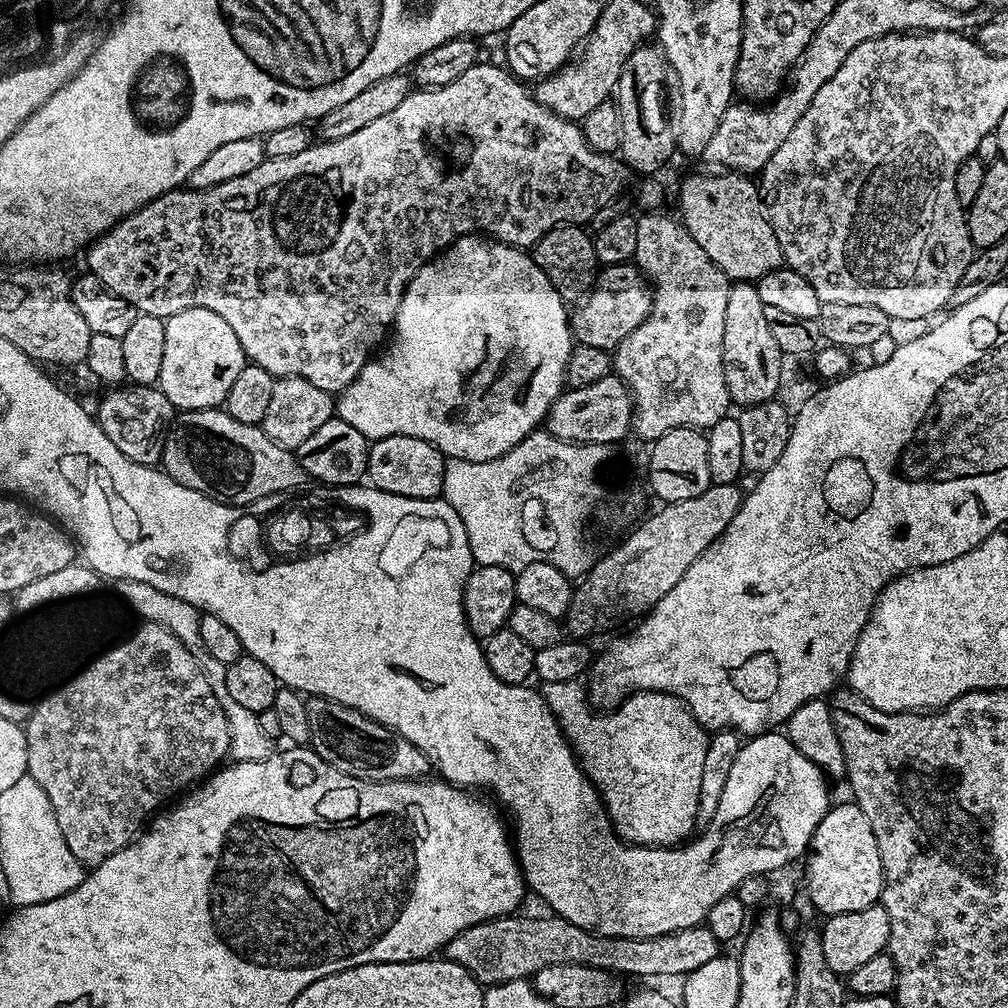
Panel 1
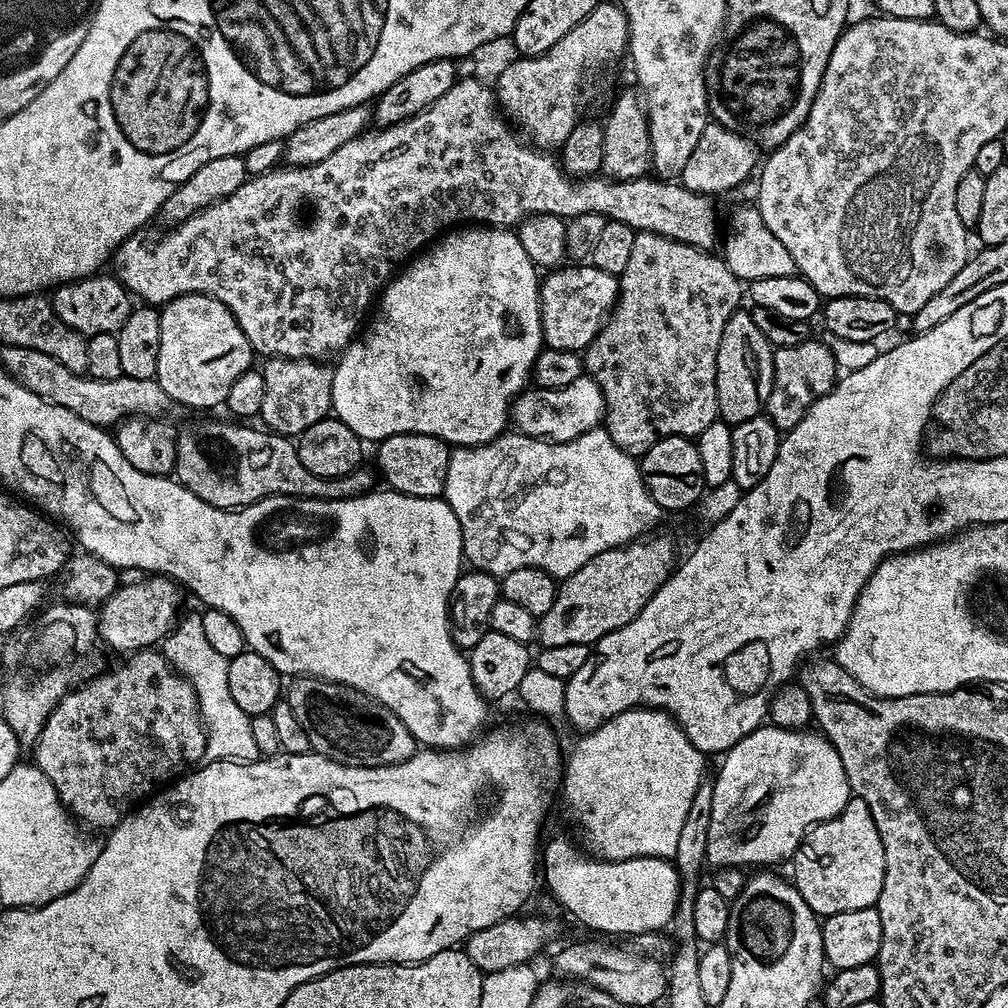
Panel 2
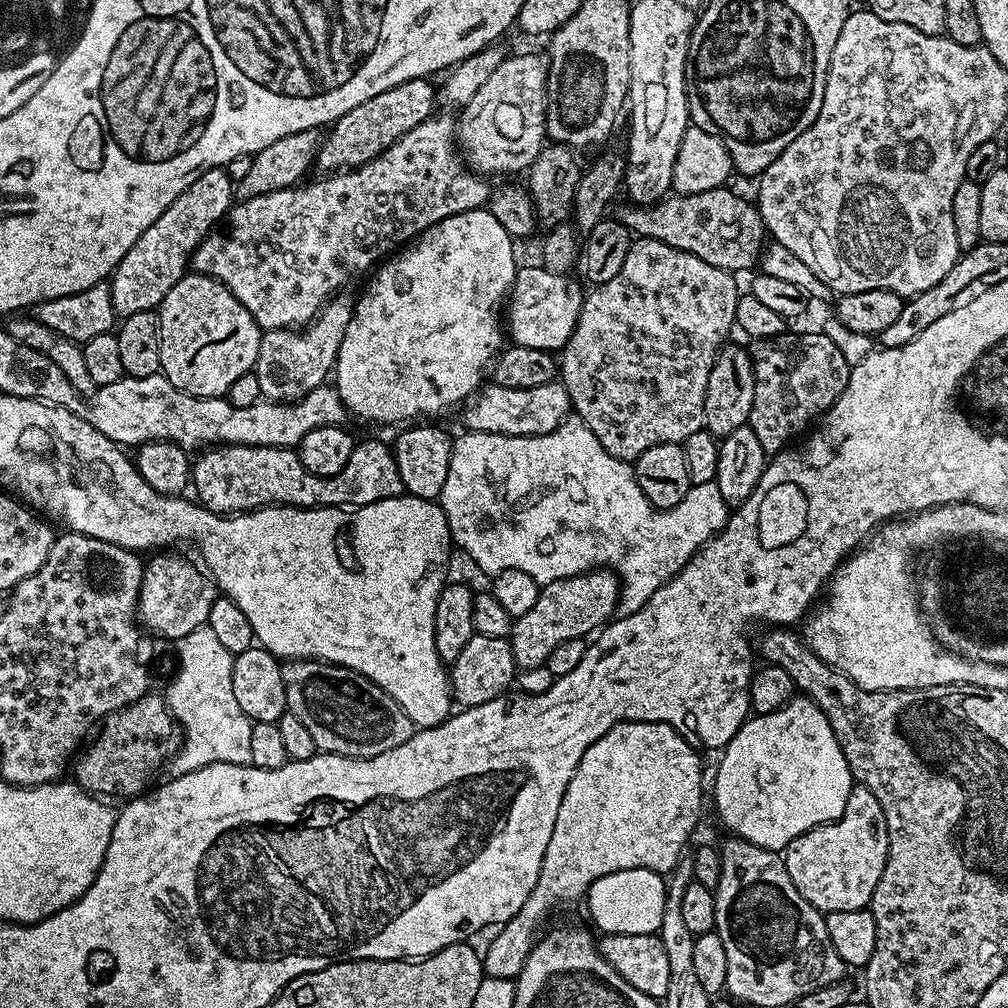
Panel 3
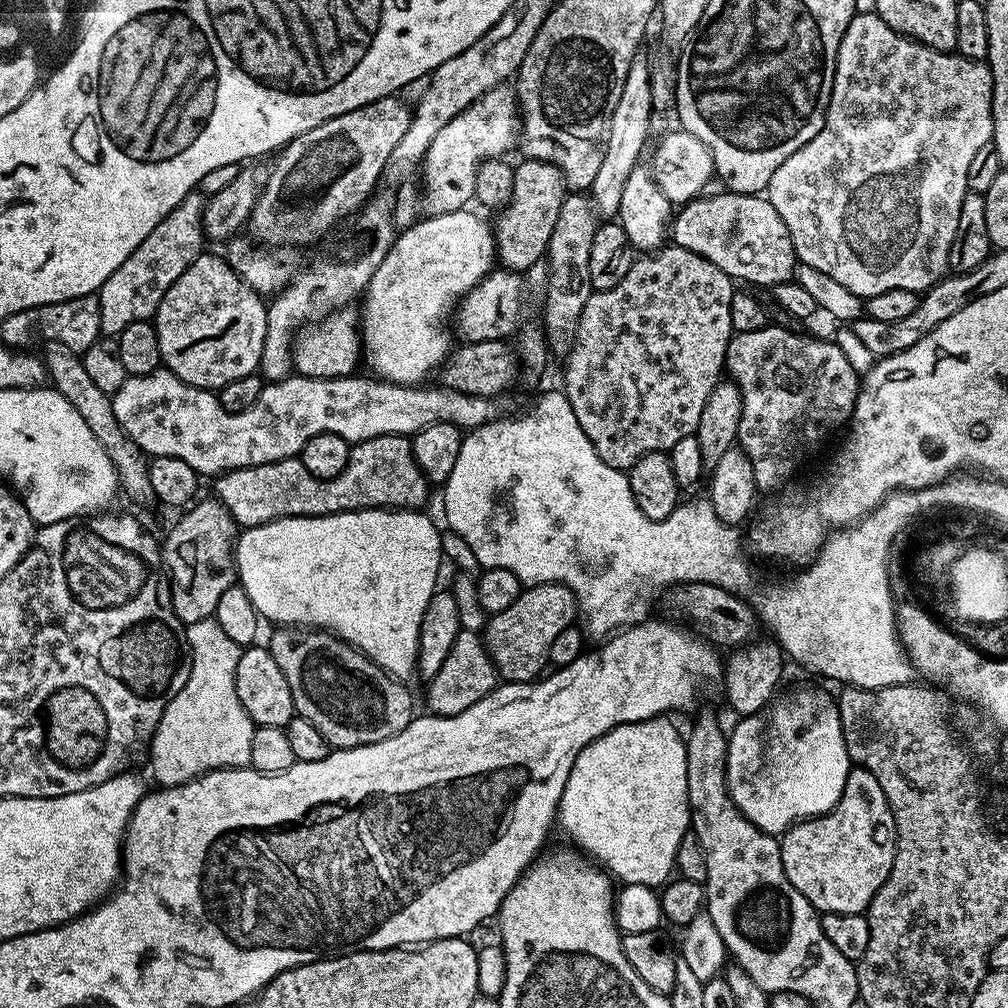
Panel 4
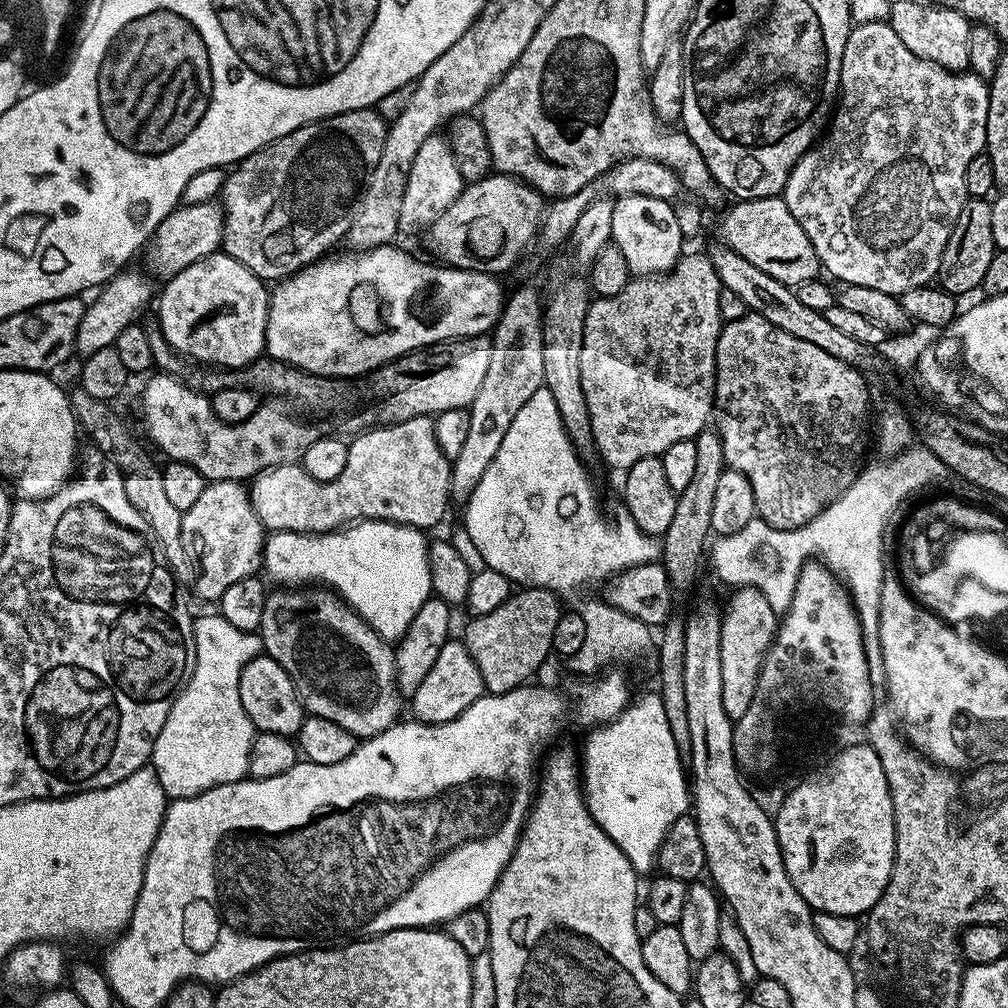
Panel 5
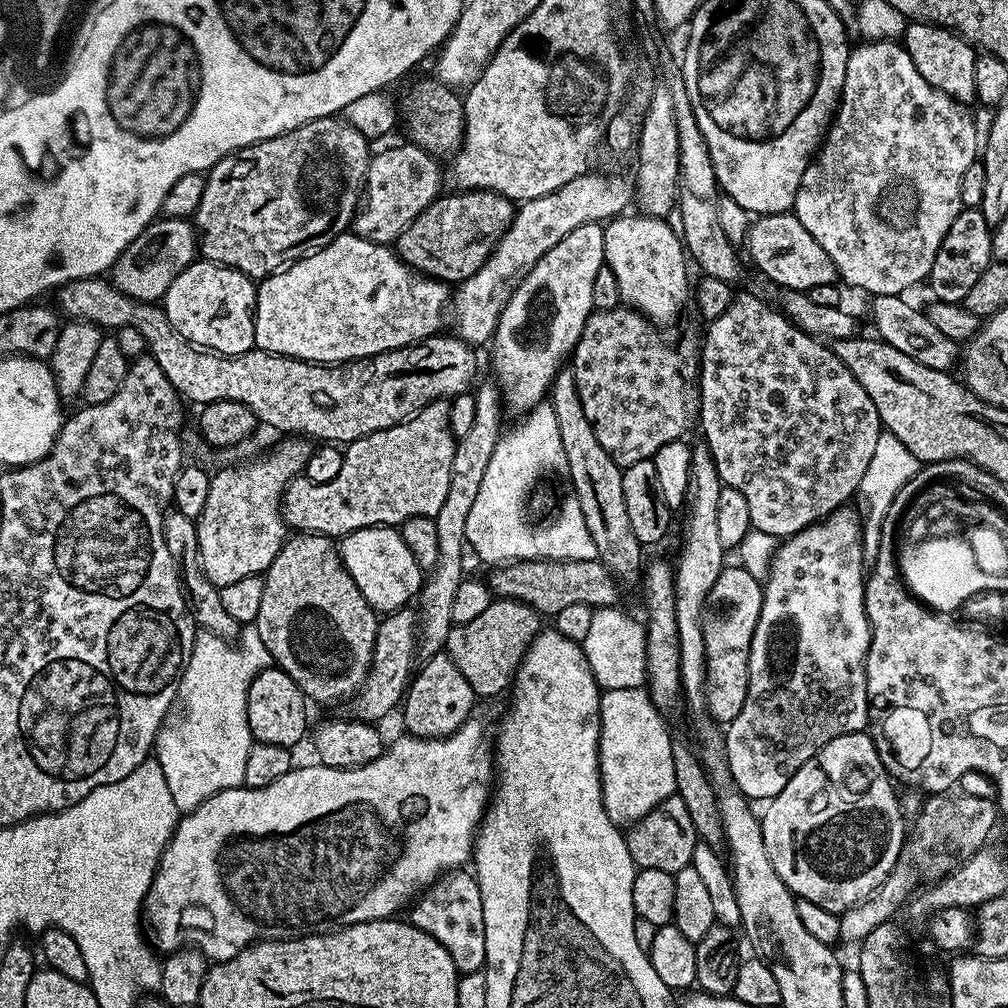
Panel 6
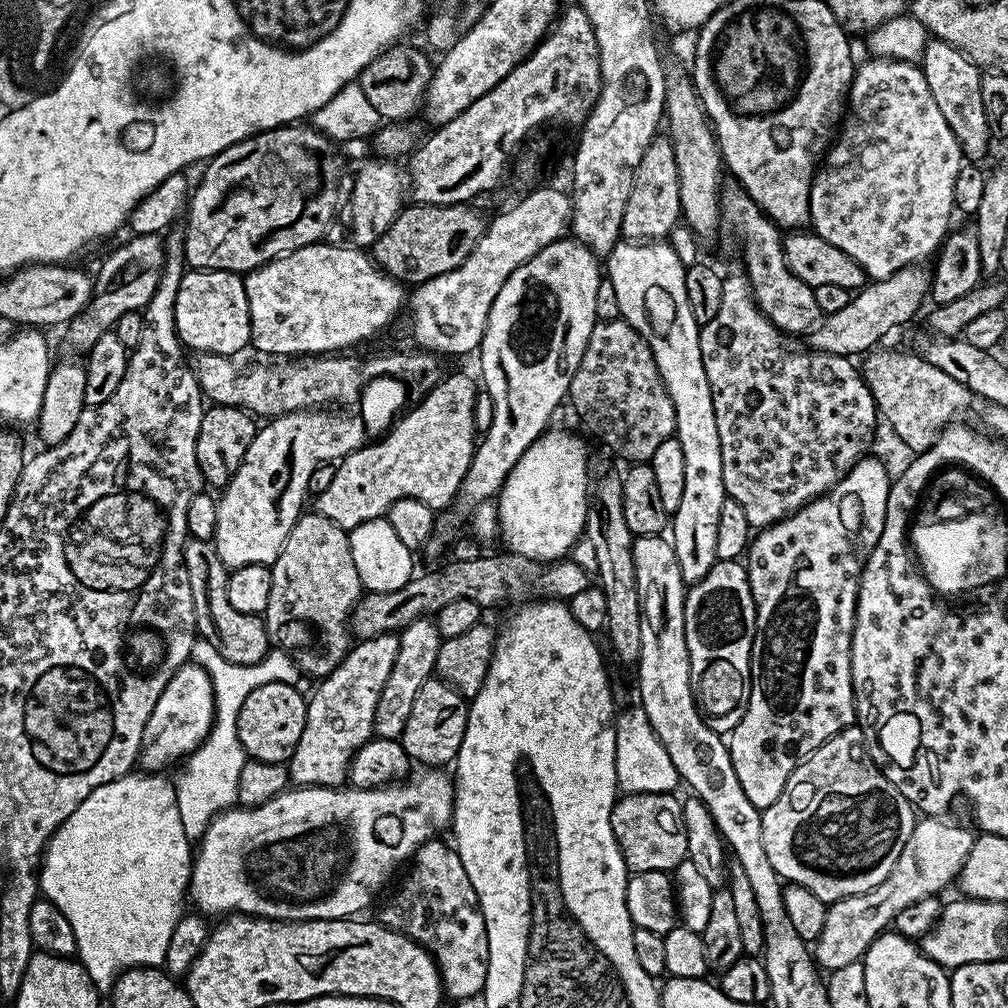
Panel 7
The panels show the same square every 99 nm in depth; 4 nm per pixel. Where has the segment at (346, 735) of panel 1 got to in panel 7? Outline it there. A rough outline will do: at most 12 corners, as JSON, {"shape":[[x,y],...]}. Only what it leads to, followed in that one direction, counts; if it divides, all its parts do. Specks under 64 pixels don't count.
{"shape":[[305,511],[270,567],[269,641],[305,677],[354,643],[349,529]]}

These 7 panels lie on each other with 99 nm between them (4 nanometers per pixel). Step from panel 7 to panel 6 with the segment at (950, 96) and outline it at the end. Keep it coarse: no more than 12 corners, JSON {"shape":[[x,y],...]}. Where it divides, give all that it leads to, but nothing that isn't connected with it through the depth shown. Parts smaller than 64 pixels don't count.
{"shape":[[912,22],[904,48],[926,82],[976,100],[977,49],[940,24]]}

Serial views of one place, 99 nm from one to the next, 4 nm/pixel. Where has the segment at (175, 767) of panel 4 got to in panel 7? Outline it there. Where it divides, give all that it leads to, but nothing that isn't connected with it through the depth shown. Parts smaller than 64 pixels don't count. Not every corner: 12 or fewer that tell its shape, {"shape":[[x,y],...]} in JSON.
{"shape":[[197,639],[216,717],[174,776],[182,830],[196,842],[236,804],[246,759],[238,714],[250,690],[296,684],[292,655],[253,664]]}

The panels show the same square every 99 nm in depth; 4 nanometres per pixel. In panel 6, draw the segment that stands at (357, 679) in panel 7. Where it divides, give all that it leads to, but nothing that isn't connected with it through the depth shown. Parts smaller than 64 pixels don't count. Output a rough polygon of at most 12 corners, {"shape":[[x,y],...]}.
{"shape":[[412,606],[378,626],[355,715],[376,720],[401,707],[418,660]]}

